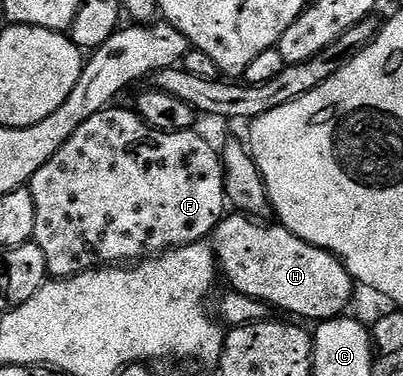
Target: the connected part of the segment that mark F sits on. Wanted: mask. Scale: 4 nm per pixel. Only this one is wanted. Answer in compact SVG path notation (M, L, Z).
M115 108L102 109L97 115L93 115L93 119L85 119L85 123L81 123L81 127L77 127L77 131L73 131L69 140L60 147L57 155L53 155L53 159L49 159L45 163L45 167L41 167L41 171L37 171L37 175L33 175L33 179L29 182L33 195L33 207L37 211L33 243L37 247L41 247L41 255L45 255L45 267L52 278L72 277L90 269L115 267L120 263L138 263L162 253L164 249L174 249L177 245L194 245L202 242L214 234L215 228L219 226L225 216L223 208L228 208L226 187L223 186L223 164L220 161L218 148L214 149L201 134L195 133L196 131L166 133L143 122L134 108Z

